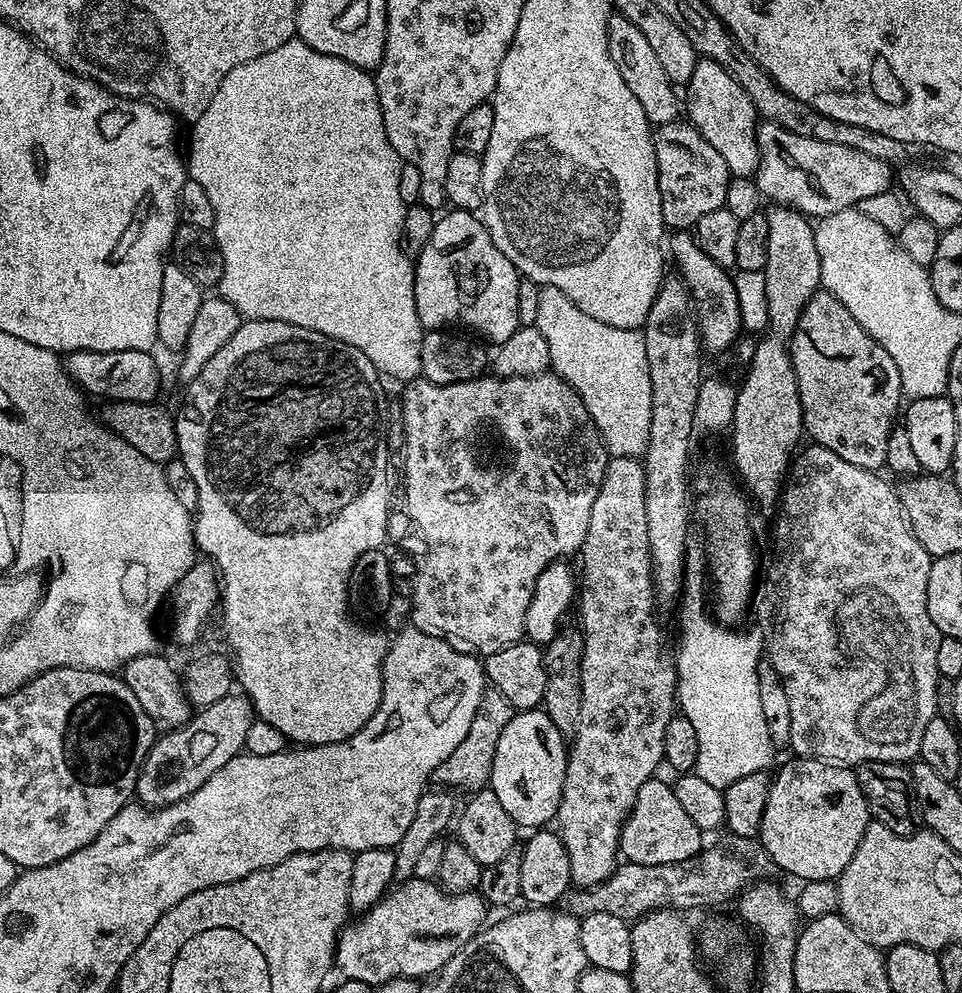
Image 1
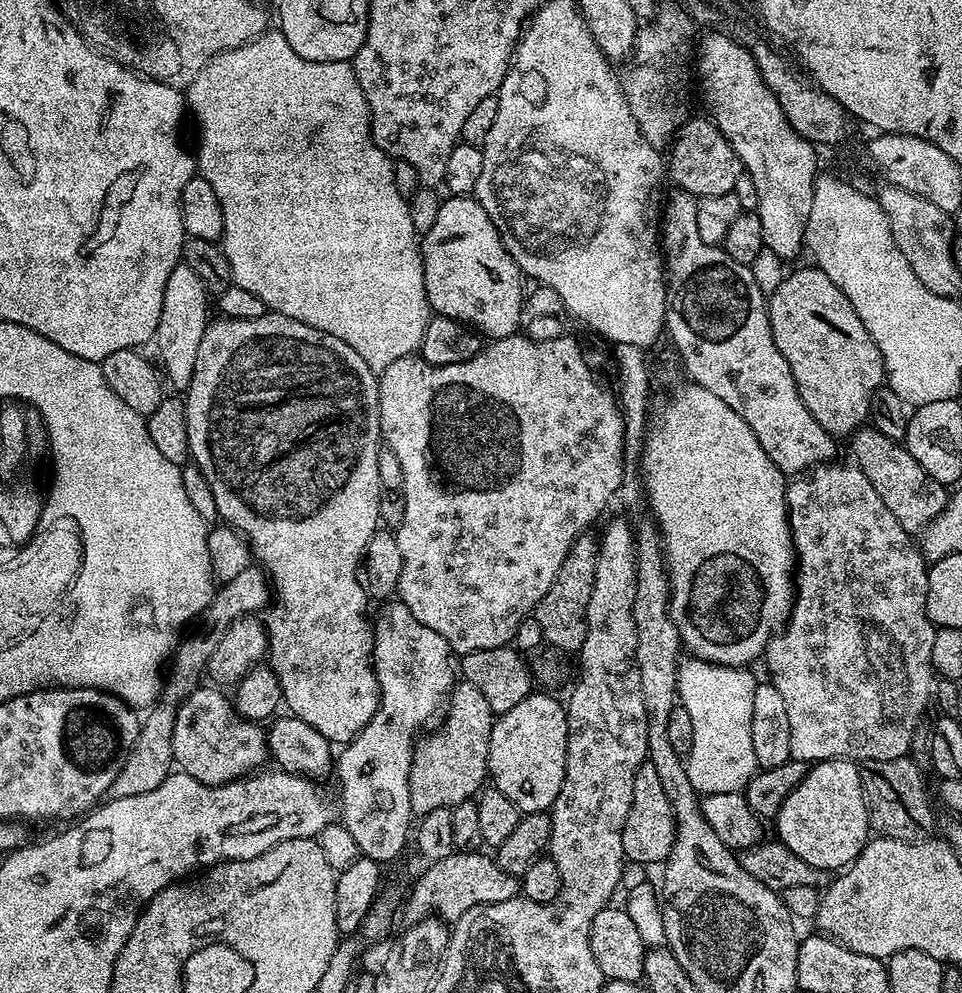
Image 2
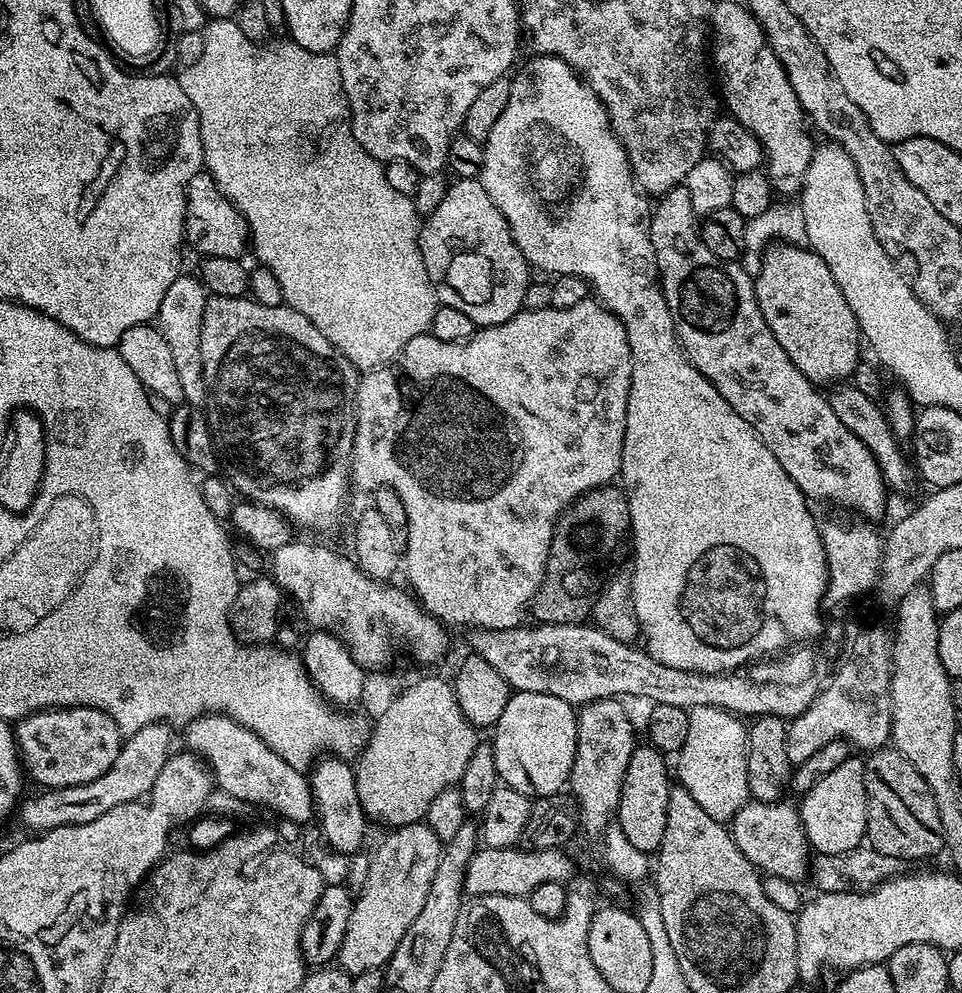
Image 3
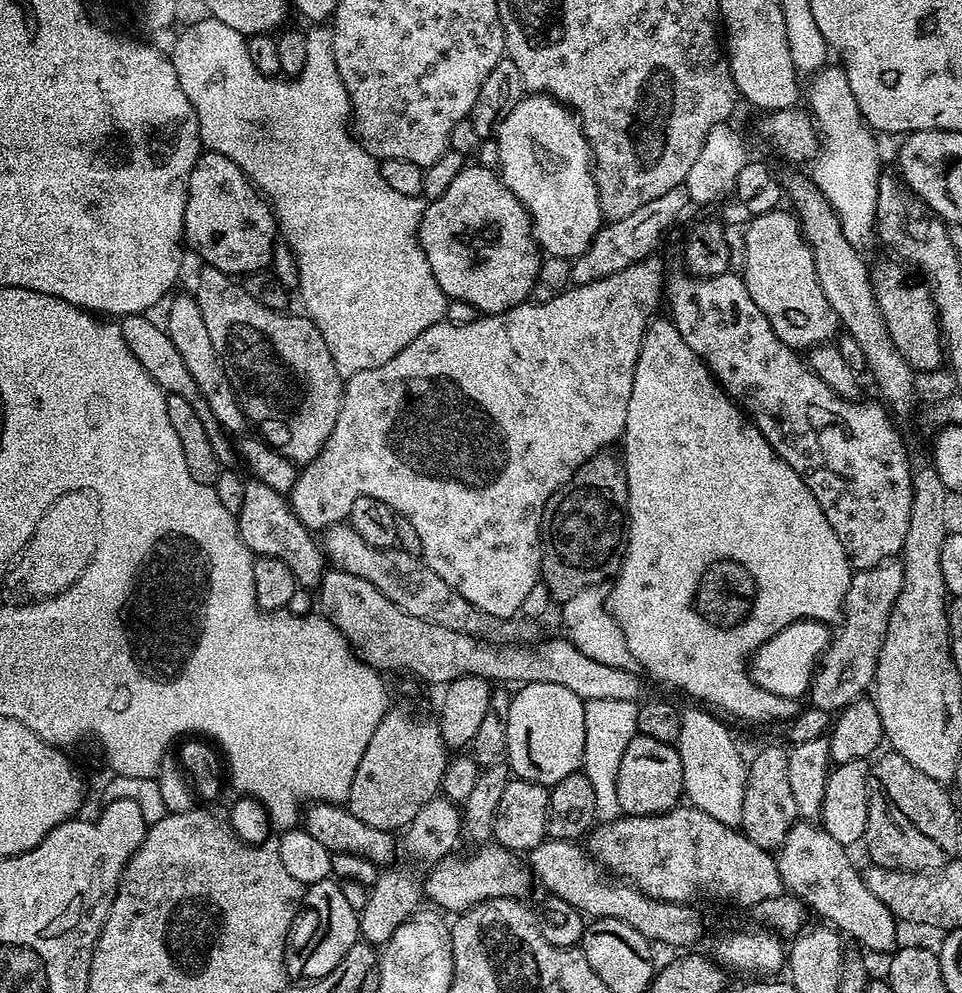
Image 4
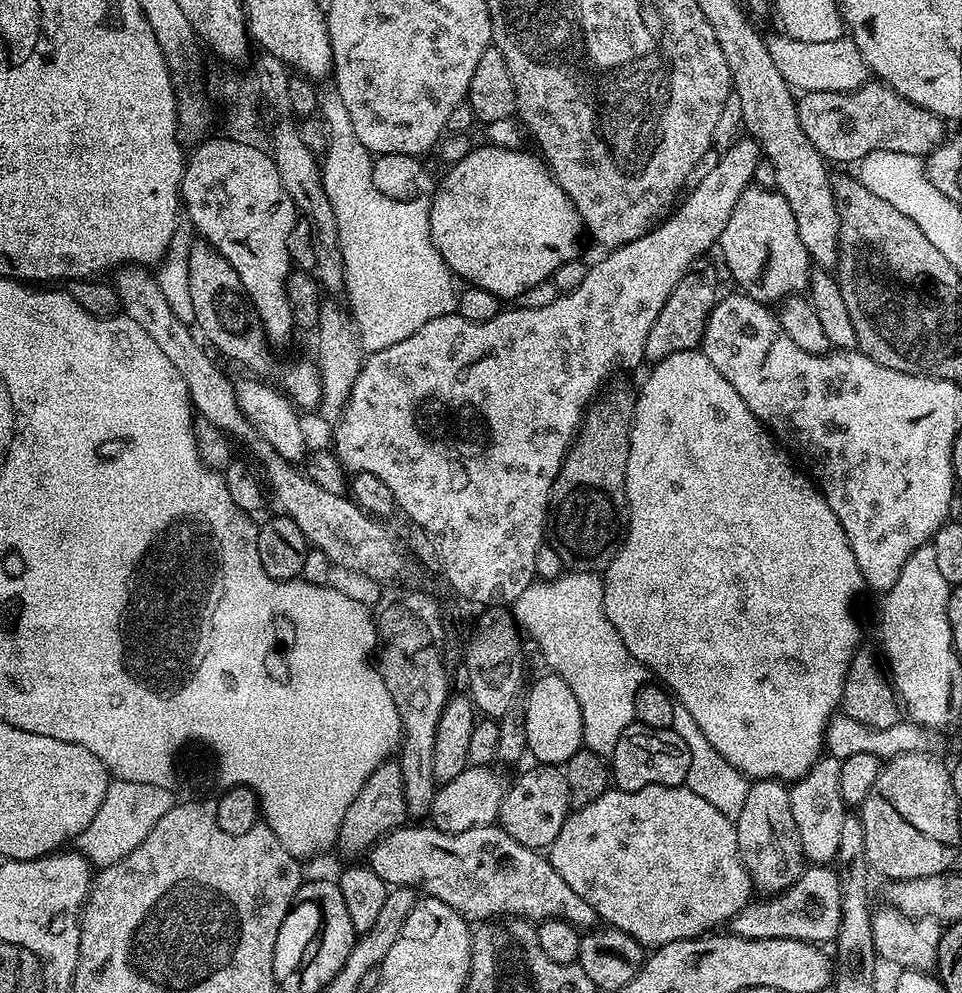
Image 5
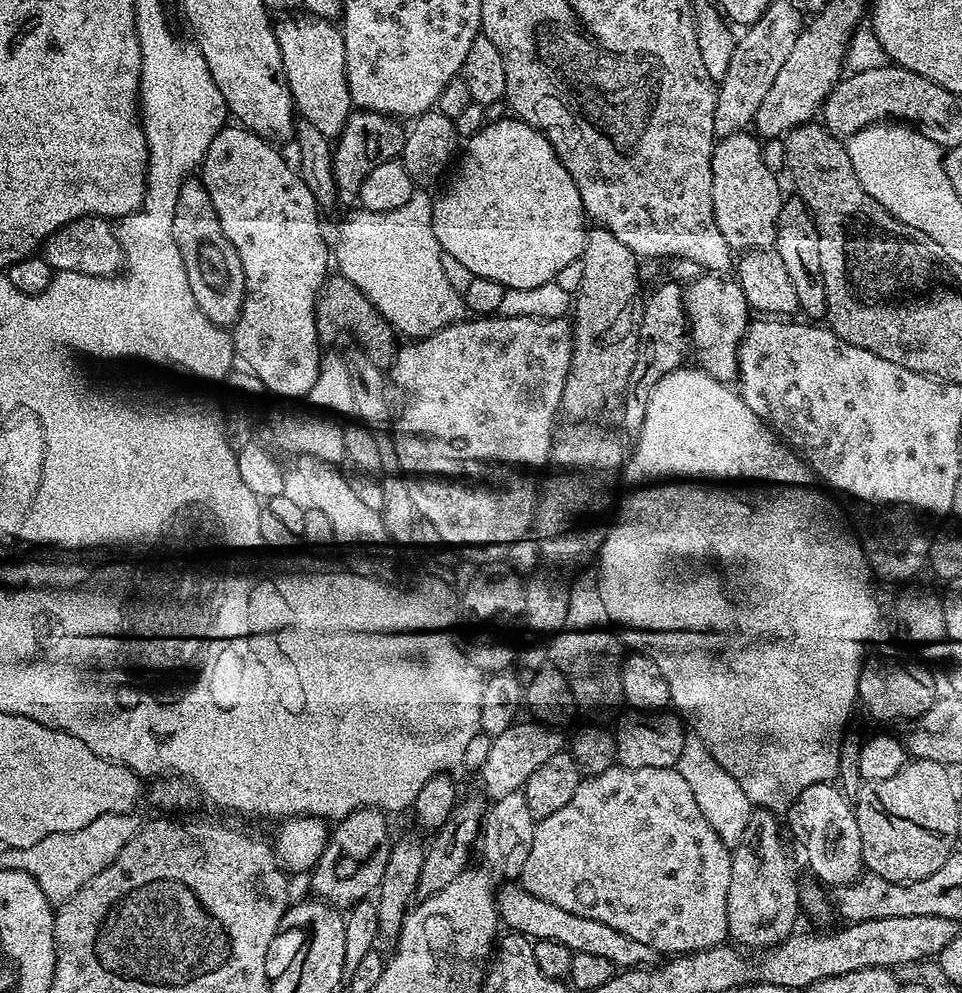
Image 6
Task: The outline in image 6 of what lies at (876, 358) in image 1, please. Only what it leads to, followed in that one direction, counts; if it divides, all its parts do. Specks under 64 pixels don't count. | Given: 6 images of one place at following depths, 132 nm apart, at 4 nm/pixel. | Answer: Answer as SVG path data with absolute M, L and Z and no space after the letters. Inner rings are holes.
M748 130L729 132L712 145L712 201L716 225L734 250L768 250L776 243L776 223L785 197L780 196L777 173L766 166L761 147L761 141Z

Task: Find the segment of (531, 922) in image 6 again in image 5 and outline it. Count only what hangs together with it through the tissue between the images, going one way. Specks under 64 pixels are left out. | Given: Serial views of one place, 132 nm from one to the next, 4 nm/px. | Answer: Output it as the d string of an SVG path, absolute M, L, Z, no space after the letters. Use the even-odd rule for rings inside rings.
M496 824L461 832L401 826L370 849L370 866L390 886L415 888L425 897L446 902L469 922L523 918L529 922L565 920L581 930L597 927L594 906L566 886L543 851L522 846Z

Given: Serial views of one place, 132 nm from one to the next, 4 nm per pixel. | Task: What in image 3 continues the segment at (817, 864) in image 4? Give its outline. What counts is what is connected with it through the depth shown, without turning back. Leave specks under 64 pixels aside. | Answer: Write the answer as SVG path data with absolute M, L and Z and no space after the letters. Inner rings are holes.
M749 799L740 807L738 814L732 816L730 831L738 850L742 850L742 854L746 854L748 861L761 873L800 882L810 872L810 845L799 807L795 803L784 803L767 804Z

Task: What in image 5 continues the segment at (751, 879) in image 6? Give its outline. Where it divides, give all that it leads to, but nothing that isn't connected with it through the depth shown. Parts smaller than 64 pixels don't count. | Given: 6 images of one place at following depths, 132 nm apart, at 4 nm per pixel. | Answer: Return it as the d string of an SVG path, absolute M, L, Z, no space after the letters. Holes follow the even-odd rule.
M757 780L749 783L746 806L734 817L740 861L752 879L752 887L760 894L785 892L806 867L798 826L790 810L790 788L778 780Z

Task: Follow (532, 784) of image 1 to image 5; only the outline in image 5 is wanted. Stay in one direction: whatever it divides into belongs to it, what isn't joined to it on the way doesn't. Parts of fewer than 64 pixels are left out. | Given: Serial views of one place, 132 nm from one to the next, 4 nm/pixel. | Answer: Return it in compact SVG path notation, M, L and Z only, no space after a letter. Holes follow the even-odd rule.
M547 675L534 681L532 689L530 684L523 701L527 751L536 764L564 766L570 757L582 748L584 742L582 710L578 710L578 698L574 698L570 686L566 686L566 682L562 682L558 675Z

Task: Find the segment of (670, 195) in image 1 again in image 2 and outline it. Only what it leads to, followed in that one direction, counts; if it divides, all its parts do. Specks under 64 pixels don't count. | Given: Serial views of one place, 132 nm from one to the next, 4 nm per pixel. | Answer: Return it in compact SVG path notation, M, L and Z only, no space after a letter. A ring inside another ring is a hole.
M689 118L680 127L670 144L672 153L666 156L666 172L670 180L672 176L677 189L697 198L726 195L735 189L742 175L742 165L738 154L734 154L730 142L718 130L718 126L711 119L703 119Z

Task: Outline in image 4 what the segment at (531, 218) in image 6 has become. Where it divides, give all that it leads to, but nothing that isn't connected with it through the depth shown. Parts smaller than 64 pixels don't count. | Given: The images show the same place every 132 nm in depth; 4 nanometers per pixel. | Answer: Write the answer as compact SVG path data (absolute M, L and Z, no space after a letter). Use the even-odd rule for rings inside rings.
M466 166L446 194L425 207L420 245L449 301L468 302L480 314L505 312L525 303L538 283L542 249L532 235L532 219L493 169Z

